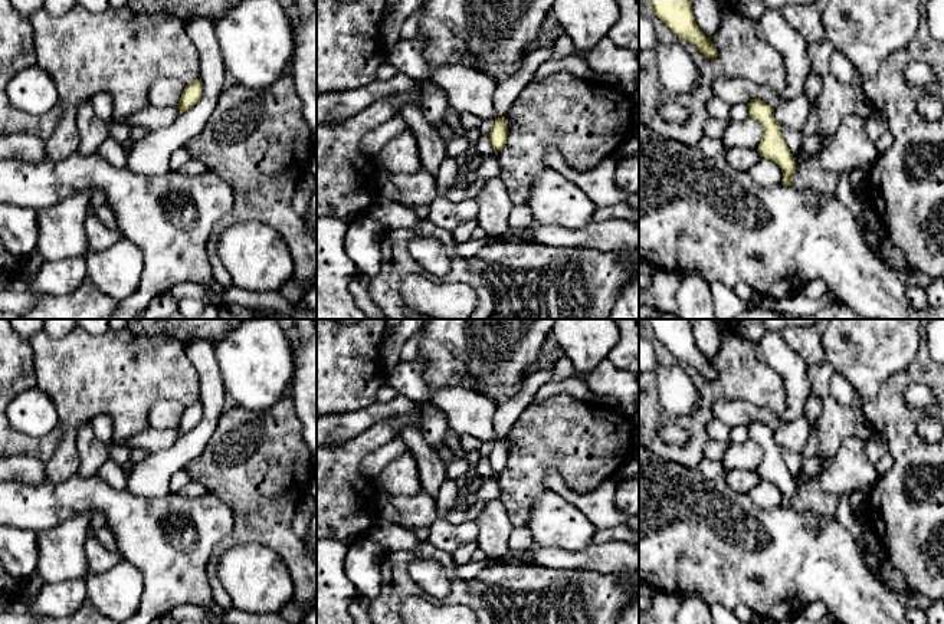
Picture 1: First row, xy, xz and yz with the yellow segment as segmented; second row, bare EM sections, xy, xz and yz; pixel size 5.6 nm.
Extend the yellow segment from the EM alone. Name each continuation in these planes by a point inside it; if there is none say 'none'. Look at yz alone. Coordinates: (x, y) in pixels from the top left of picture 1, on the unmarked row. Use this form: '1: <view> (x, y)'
none

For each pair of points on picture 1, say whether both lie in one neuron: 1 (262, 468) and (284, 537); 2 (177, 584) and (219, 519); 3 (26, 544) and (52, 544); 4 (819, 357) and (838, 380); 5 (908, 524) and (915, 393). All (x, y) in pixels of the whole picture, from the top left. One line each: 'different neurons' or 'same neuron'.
1: same neuron
2: same neuron
3: different neurons
4: different neurons
5: different neurons

